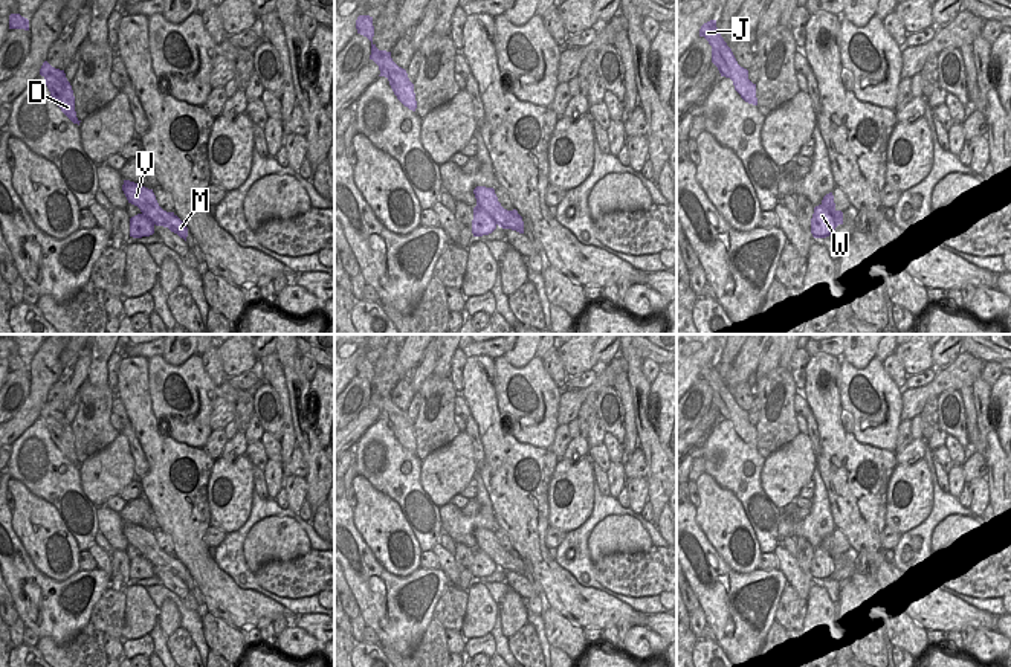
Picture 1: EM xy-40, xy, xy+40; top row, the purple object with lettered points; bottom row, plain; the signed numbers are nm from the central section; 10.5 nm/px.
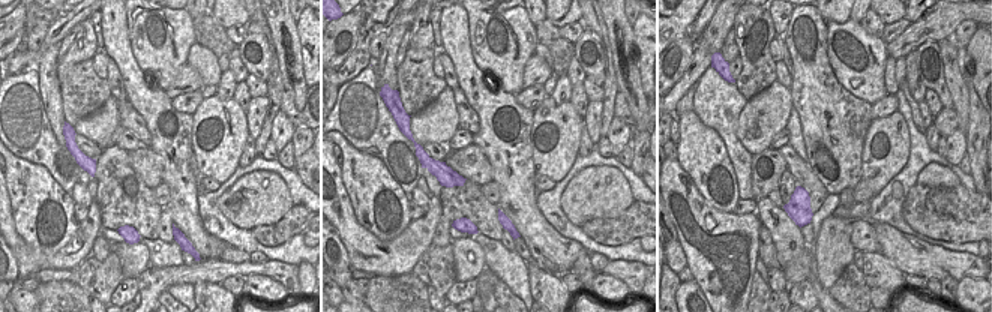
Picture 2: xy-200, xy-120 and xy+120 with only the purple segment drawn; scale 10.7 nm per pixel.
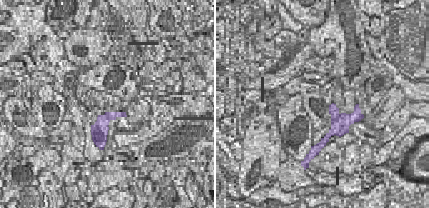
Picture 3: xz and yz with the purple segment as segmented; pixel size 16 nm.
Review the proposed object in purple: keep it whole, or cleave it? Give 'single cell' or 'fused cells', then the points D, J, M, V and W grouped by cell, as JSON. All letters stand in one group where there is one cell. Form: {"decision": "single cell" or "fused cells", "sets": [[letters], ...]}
{"decision": "fused cells", "sets": [["D", "J", "M", "V"], ["W"]]}

